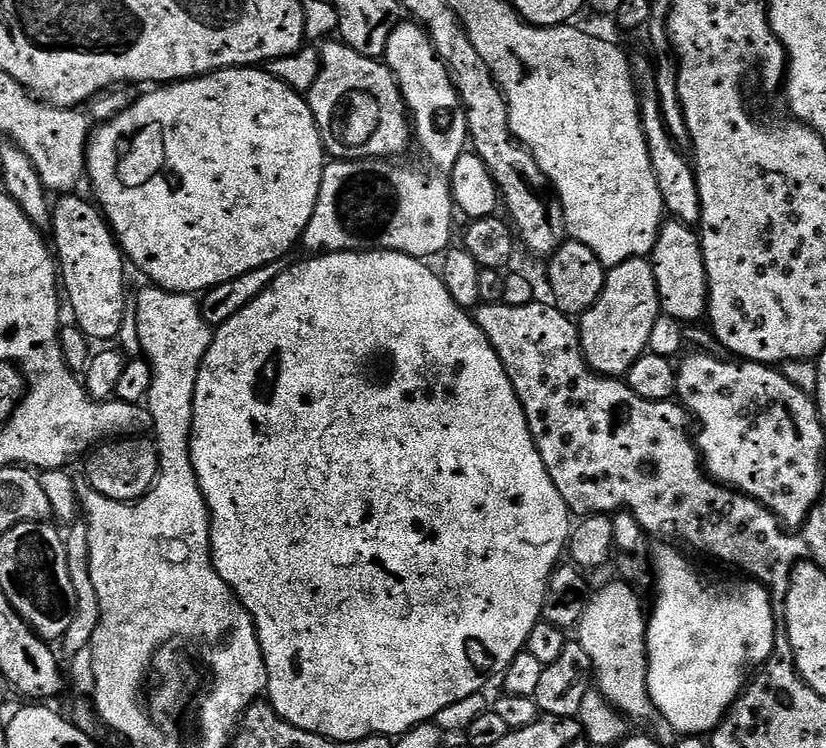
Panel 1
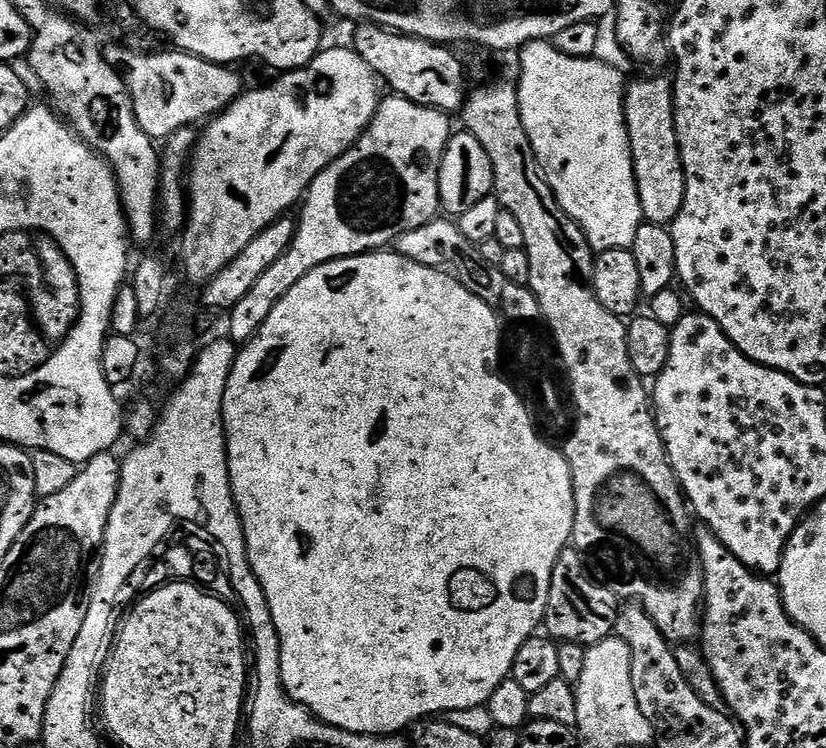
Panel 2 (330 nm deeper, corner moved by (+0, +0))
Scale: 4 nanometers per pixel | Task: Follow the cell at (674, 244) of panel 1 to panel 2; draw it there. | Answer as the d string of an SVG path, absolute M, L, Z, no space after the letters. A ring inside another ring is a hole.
M648 74L645 80L627 85L624 93L624 121L628 127L632 165L638 198L645 221L650 224L671 225L686 194L686 178L676 137L676 115L672 101L673 81L664 74Z

